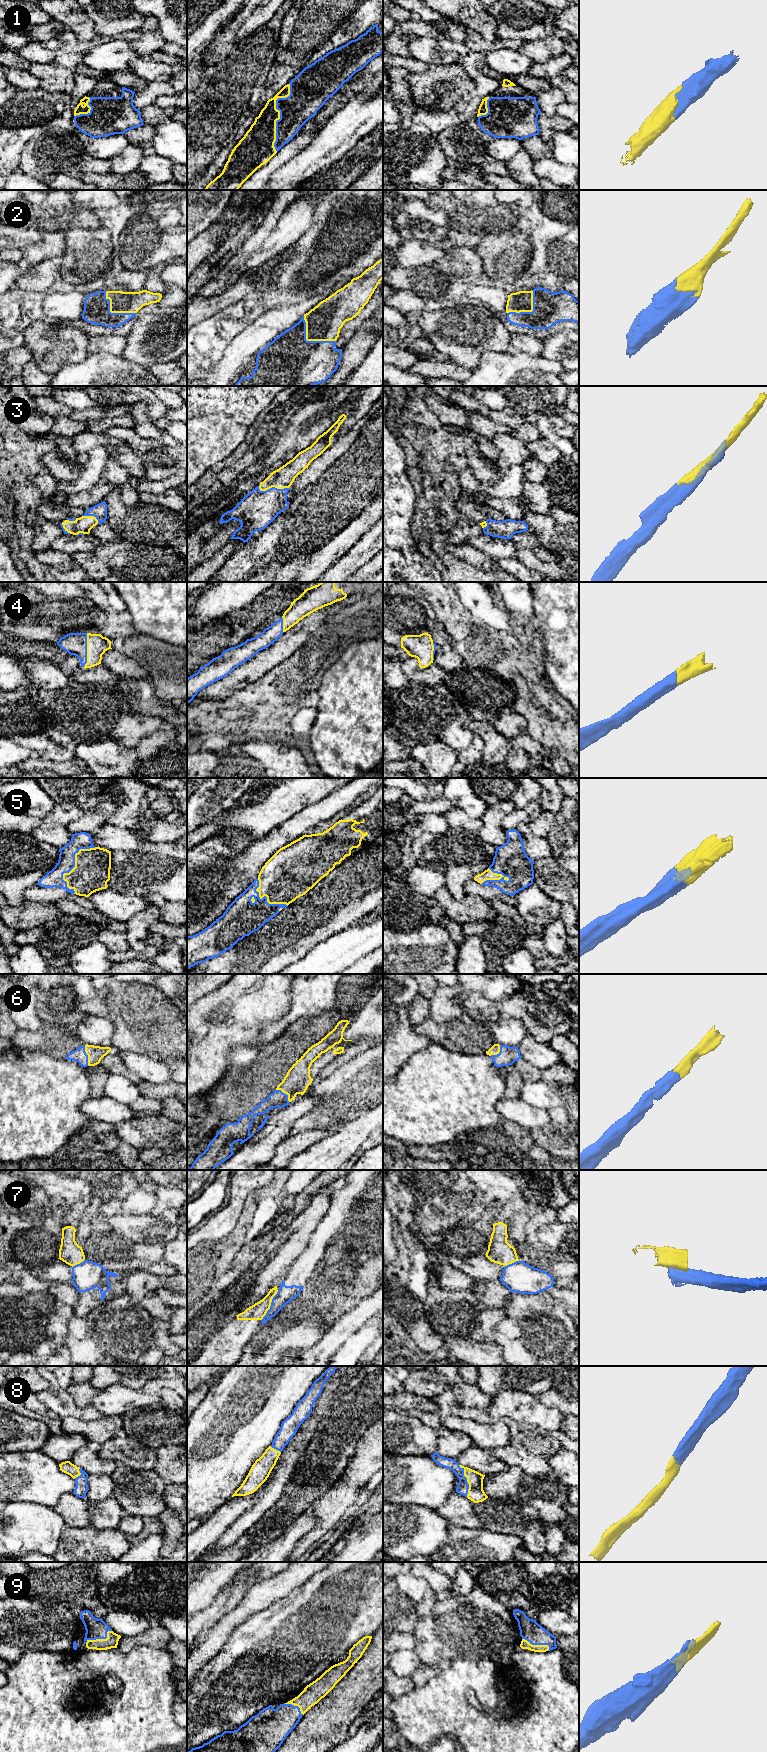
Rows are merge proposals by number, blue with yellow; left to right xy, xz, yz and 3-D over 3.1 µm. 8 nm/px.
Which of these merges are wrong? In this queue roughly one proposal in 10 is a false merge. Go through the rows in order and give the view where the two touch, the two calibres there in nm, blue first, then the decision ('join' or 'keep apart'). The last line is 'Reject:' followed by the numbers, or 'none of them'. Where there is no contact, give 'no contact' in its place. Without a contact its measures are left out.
1: contact in xz; calibres 280 and 240 nm; join
2: contact in xz; calibres 480 and 280 nm; join
3: contact in xz; calibres 300 and 160 nm; join
4: contact in xy; calibres 180 and 160 nm; join
5: contact in xy; calibres 140 and 300 nm; join
6: contact in xy; calibres 120 and 130 nm; join
7: contact in xz; calibres 140 and 130 nm; keep apart
8: contact in yz; calibres 100 and 130 nm; join
9: contact in yz; calibres 170 and 70 nm; join
Reject: 7

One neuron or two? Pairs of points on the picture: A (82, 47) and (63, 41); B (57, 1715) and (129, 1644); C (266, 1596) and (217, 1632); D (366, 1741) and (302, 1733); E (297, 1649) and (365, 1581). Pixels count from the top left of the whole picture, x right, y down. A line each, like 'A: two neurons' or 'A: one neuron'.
A: one neuron
B: two neurons
C: one neuron
D: two neurons
E: one neuron

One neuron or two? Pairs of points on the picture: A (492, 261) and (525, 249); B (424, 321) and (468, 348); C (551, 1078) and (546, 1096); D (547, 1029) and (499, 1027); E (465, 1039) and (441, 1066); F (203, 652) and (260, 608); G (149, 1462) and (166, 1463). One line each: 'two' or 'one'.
A: one
B: one
C: two
D: two
E: two
F: one
G: two

